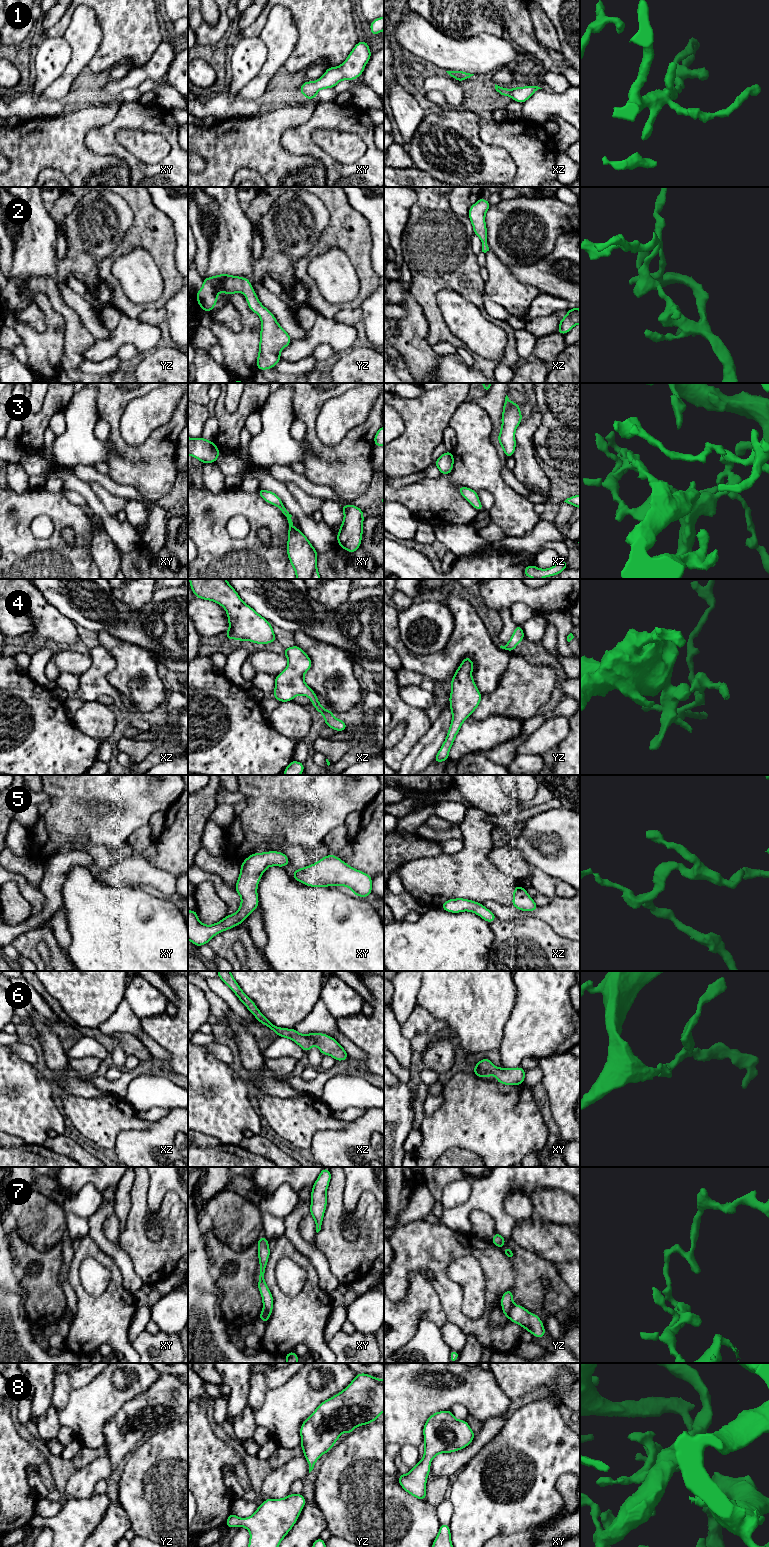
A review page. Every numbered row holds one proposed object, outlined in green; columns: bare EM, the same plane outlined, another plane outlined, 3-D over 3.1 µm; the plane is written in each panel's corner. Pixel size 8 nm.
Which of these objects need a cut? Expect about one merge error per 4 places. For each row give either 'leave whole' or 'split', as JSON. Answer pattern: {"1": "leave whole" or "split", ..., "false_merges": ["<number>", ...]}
{"1": "leave whole", "2": "leave whole", "3": "leave whole", "4": "leave whole", "5": "leave whole", "6": "leave whole", "7": "split", "8": "leave whole", "false_merges": ["7"]}

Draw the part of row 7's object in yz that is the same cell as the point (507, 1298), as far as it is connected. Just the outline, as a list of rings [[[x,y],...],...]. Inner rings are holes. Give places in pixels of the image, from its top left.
[[[508,1289],[501,1297],[501,1307],[505,1317],[510,1312],[513,1305],[513,1293],[510,1289]]]

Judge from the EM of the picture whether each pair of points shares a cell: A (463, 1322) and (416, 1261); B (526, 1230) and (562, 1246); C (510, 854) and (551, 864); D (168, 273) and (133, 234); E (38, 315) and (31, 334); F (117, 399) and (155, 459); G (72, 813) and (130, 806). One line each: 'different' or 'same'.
A: same
B: same
C: different
D: same
E: different
F: same
G: same

